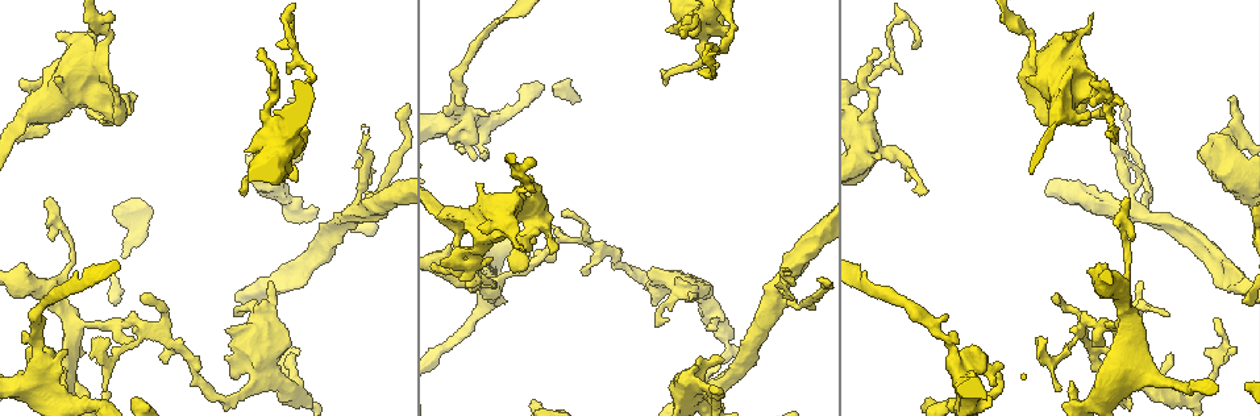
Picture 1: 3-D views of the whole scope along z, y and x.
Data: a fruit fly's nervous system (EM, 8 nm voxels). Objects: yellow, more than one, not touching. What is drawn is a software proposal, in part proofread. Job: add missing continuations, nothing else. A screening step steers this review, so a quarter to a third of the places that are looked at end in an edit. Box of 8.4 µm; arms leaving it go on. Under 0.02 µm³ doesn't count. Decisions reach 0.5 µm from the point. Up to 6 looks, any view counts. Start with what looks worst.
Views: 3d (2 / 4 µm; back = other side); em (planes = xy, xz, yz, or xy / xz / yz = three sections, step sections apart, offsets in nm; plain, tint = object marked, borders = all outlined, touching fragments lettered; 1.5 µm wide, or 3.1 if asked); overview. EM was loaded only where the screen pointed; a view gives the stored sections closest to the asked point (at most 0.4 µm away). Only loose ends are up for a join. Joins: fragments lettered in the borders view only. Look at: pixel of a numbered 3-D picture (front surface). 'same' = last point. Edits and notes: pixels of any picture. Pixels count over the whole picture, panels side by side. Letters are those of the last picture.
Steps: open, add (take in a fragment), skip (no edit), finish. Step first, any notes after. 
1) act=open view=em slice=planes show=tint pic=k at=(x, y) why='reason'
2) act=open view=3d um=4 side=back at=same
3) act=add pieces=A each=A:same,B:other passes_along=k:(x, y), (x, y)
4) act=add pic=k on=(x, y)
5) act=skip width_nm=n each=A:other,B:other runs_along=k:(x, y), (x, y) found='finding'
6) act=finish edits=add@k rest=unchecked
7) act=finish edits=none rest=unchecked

act=open view=3d um=4 pic=1 at=(789, 273) why='thin end'

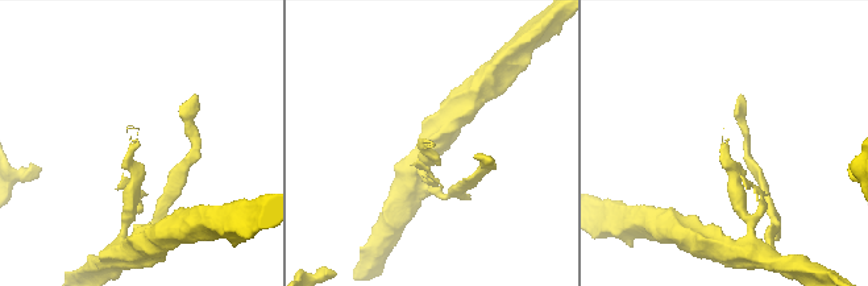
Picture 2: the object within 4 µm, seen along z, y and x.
act=open view=em slice=yz step=8 show=tint pic=2 at=(728, 139) why='now the EM'

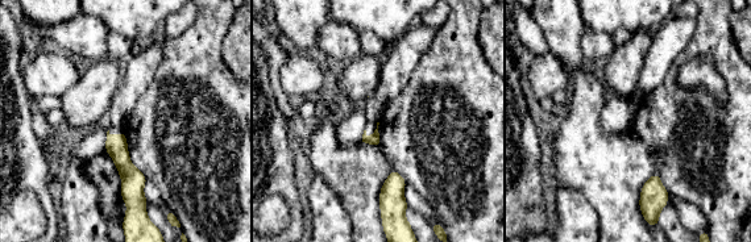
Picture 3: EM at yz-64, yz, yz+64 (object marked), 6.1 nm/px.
act=open view=em slice=planes show=borders at=same

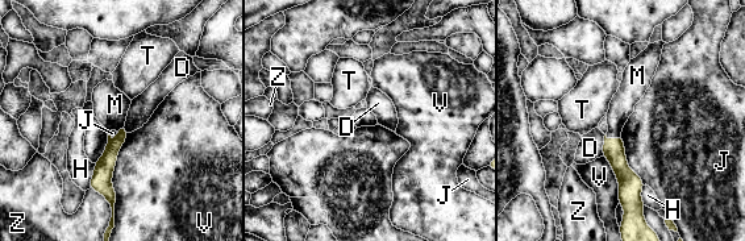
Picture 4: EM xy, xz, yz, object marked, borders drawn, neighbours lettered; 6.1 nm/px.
act=skip each=D:other,H:other,J:other,M:other,T:other,V:other,Z:other border=4:(620, 134), (612, 138), (606, 137) found='no lettered fragment goes on from it'

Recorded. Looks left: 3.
act=open view=em slice=planes show=borders pic=1 at=(302, 159) why='branch stops here'

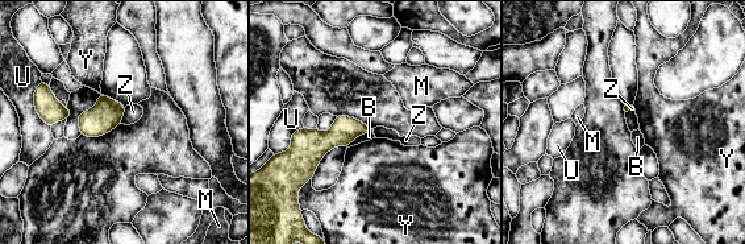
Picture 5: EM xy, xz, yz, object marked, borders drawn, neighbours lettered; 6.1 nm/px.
act=skip each=B:other,M:other,U:other,Y:other,Z:other border=5:(127, 106), (120, 123) found='no lettered fragment goes on from it'

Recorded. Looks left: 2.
act=open view=em slice=yz step=4 show=tint pic=1 at=(270, 280) why='free end'

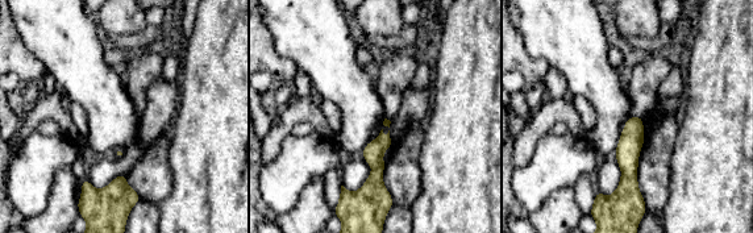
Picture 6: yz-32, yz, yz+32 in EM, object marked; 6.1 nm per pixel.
act=open view=em slice=yz step=4 show=borders at=same why='what lies round it'

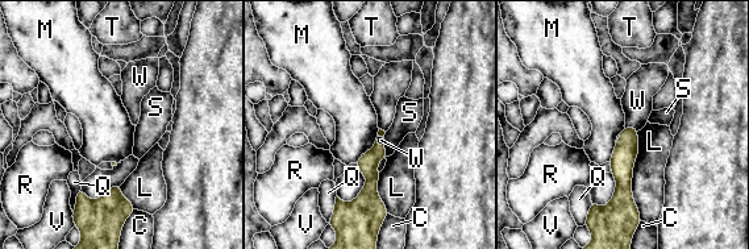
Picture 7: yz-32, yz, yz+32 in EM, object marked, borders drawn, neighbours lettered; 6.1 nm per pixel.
act=skip each=C:other,L:other,M:other,Q:other,R:other,S:other,T:other,V:other,W:other border=7:(624, 125), (633, 127), (637, 131) found='none of them fits'

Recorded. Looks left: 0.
act=finish edits=none rest=unchecked

